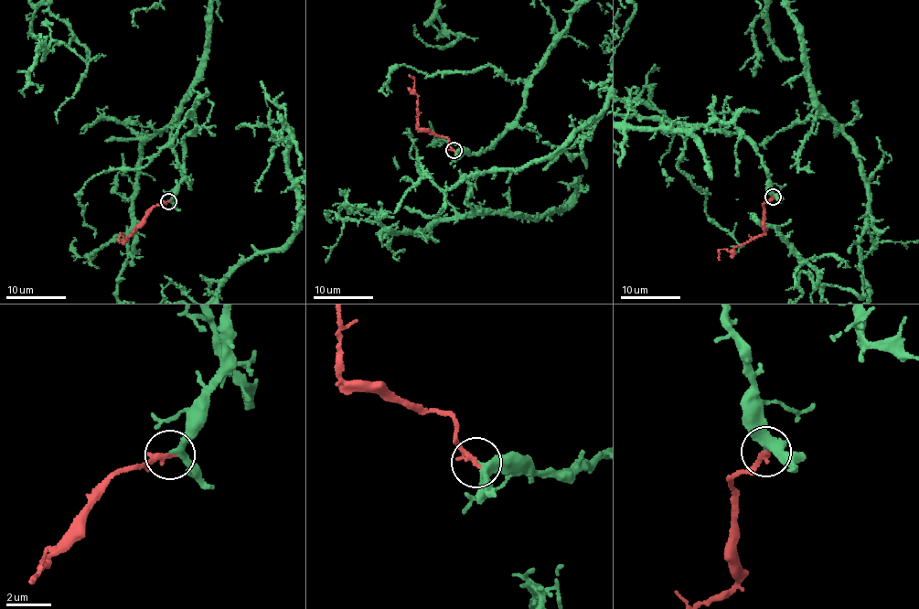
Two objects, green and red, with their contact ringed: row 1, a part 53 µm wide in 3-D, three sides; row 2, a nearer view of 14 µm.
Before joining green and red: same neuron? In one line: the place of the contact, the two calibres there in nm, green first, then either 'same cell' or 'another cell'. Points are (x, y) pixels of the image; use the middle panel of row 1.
place (454, 150); calibres 320 and 240 nm; same cell

